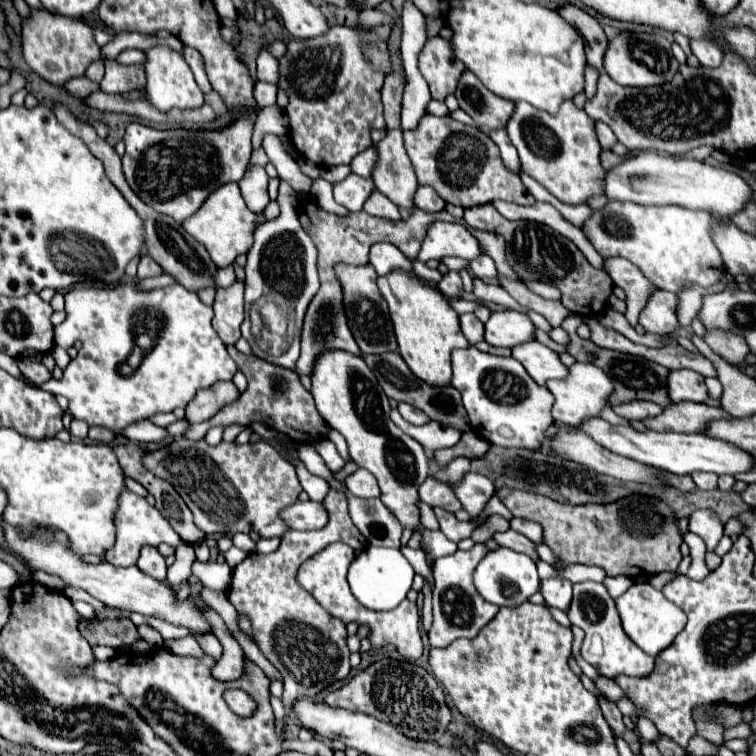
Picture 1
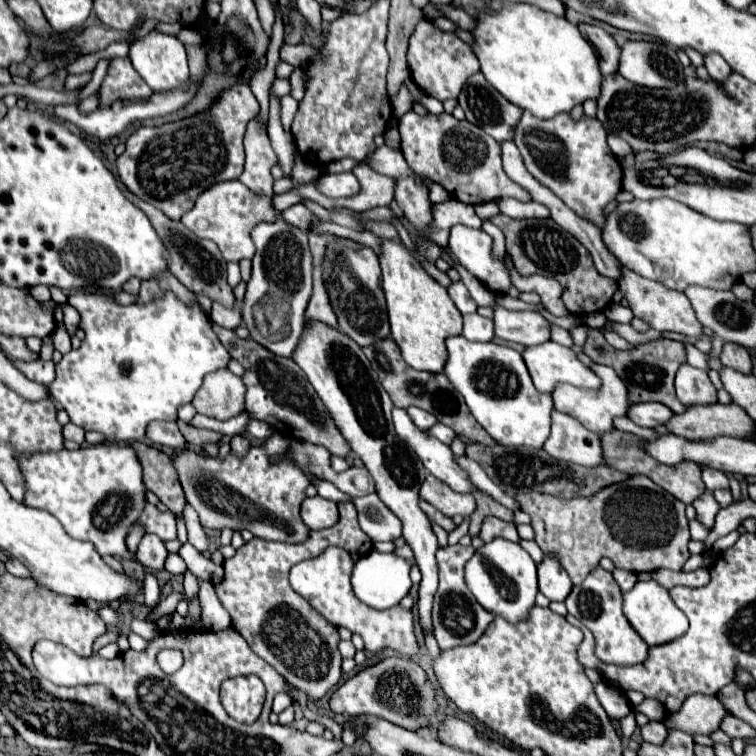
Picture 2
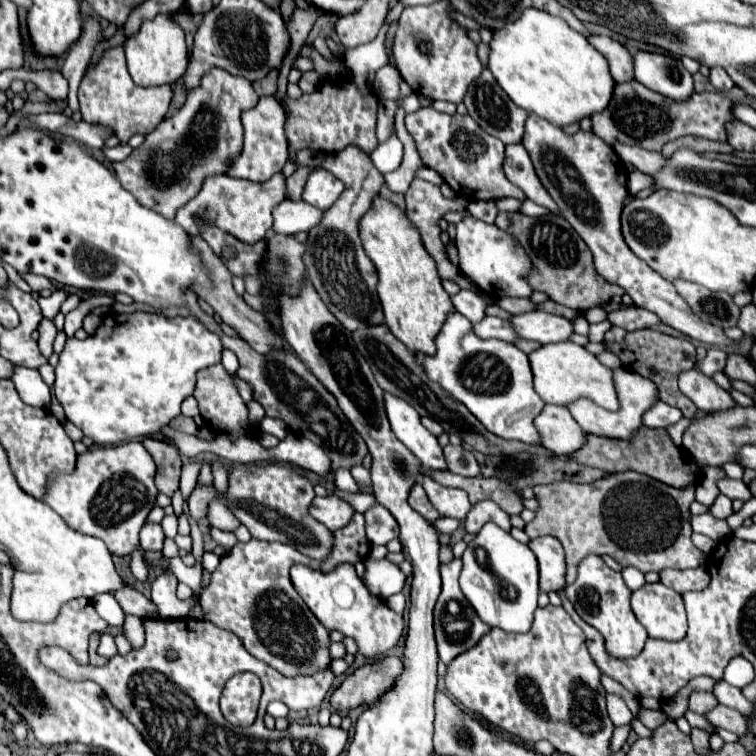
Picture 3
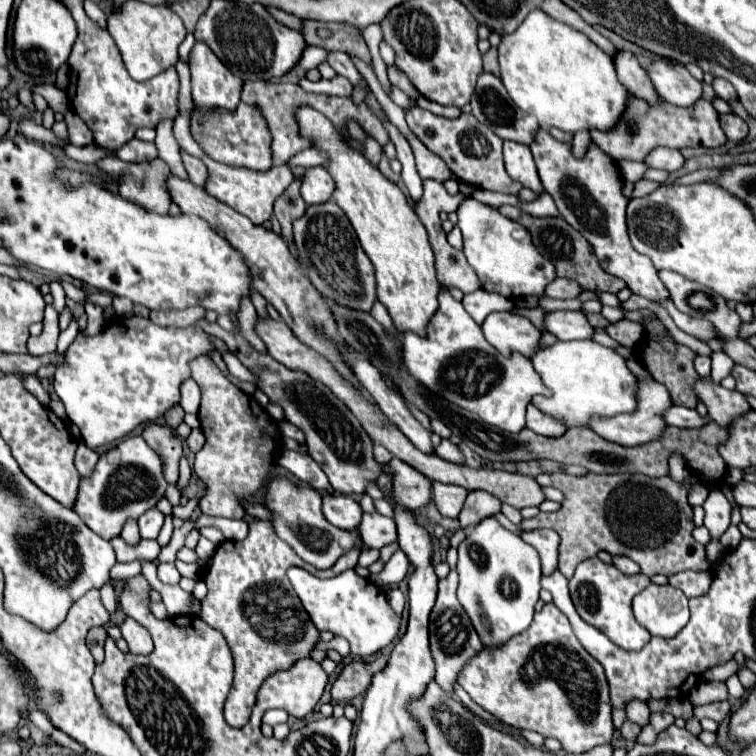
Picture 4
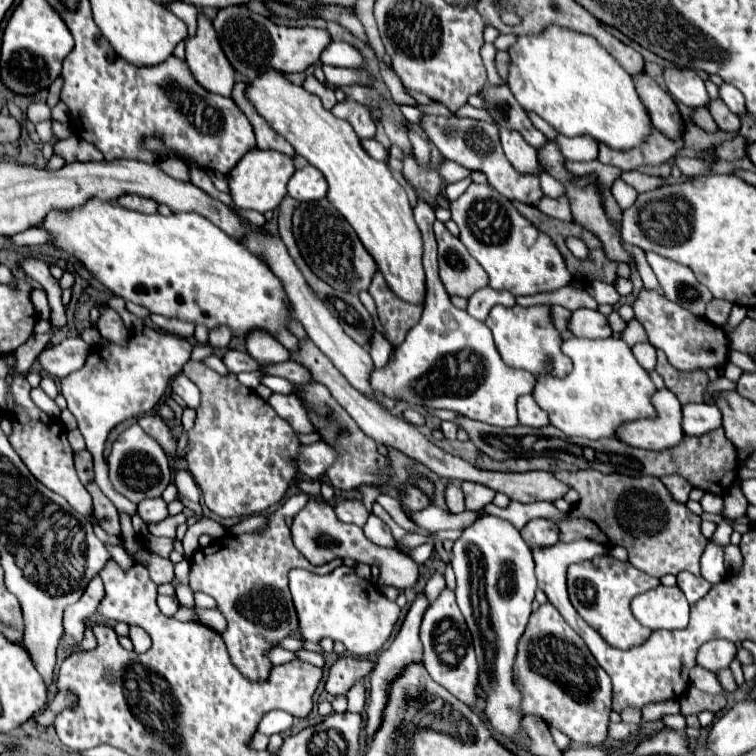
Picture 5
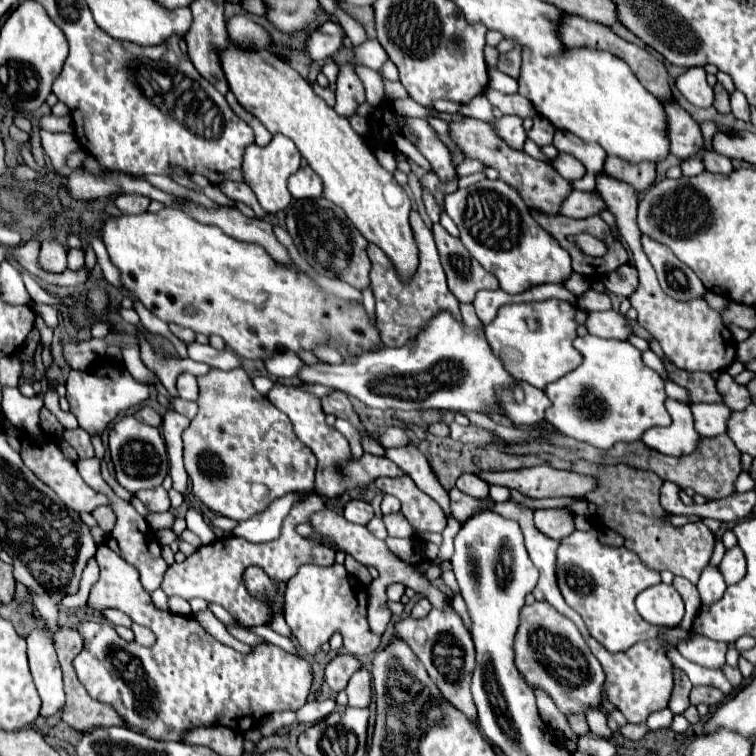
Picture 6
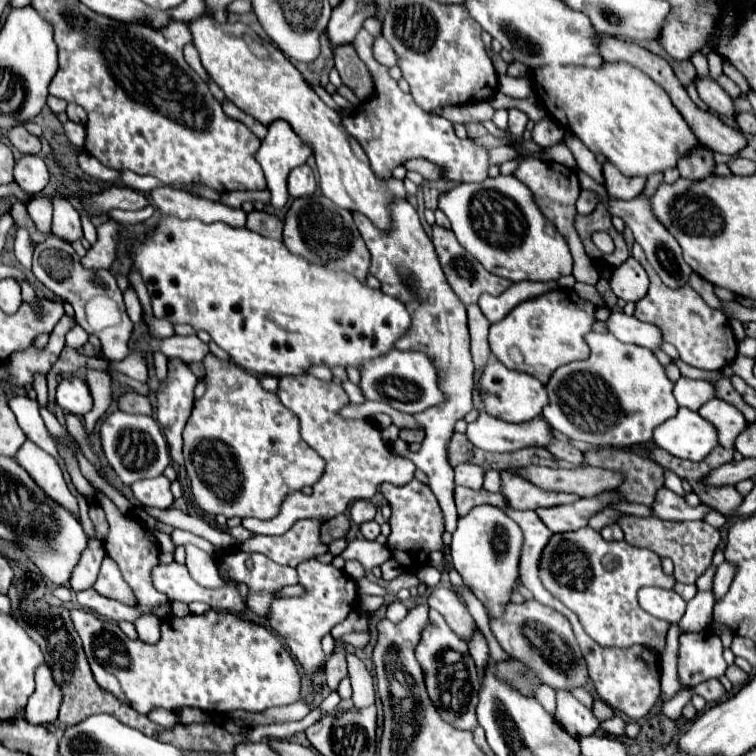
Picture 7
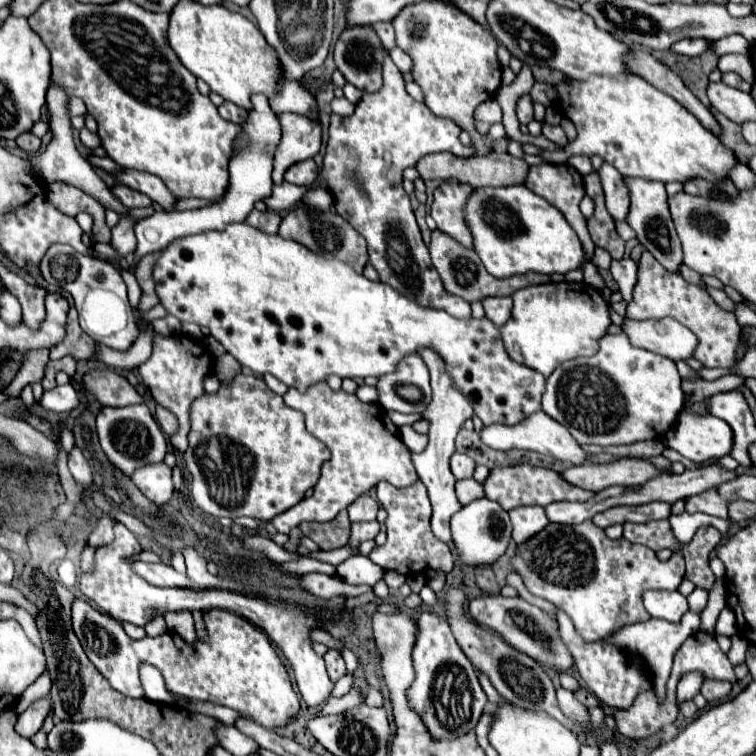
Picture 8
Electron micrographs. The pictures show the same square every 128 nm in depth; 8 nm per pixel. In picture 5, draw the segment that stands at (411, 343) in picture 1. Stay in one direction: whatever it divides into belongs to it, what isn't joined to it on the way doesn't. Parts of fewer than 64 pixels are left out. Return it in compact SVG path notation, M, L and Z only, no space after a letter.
M260 72L256 80L246 82L246 98L256 112L284 136L296 154L304 156L318 168L328 182L330 204L356 230L360 242L376 260L388 286L406 302L420 304L424 300L426 276L422 268L422 238L412 216L406 190L394 180L390 168L366 154L354 128L326 110L318 96L290 82L284 72Z

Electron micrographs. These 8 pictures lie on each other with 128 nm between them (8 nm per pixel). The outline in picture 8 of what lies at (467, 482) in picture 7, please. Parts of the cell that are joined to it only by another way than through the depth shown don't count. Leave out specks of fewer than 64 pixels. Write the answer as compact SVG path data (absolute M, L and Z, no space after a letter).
M454 452L452 458L450 458L450 466L452 466L452 474L456 476L456 480L462 480L462 478L472 478L472 472L474 472L474 460L466 454L460 454L460 452Z

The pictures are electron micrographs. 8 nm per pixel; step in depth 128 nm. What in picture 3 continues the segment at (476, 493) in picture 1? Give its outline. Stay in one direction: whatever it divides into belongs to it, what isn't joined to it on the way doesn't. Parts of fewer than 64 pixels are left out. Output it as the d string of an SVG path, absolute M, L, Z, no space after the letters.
M384 392L384 406L394 434L404 442L404 446L422 462L426 468L444 470L446 462L442 456L442 448L420 422L420 414L400 396Z

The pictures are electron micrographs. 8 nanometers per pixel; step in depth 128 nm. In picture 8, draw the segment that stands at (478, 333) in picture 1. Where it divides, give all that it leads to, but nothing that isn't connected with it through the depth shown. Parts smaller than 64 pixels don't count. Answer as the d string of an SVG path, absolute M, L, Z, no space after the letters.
M548 282L520 288L512 294L512 318L500 328L504 348L512 360L542 372L546 378L562 362L578 356L594 356L600 338L608 332L610 306L602 292L578 282Z

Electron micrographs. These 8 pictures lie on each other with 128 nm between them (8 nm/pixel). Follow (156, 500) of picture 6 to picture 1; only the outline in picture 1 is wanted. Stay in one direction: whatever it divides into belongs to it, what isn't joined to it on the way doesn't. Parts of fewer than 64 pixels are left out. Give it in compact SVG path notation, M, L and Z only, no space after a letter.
M144 546L142 550L140 550L140 558L138 558L138 568L144 572L144 574L148 574L148 576L152 576L152 578L156 578L156 580L166 580L166 560L164 560L164 556L158 552L158 548L154 548L154 546Z

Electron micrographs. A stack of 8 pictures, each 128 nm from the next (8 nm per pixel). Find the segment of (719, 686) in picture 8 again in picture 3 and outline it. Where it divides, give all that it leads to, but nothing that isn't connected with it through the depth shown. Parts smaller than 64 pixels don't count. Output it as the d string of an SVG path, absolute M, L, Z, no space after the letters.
M718 704L718 706L712 708L710 712L706 712L704 718L706 718L712 726L730 730L730 732L734 732L734 734L738 734L738 736L742 736L742 734L746 732L746 720L744 720L744 716L742 716L738 710L732 710L732 708L728 708L728 706Z

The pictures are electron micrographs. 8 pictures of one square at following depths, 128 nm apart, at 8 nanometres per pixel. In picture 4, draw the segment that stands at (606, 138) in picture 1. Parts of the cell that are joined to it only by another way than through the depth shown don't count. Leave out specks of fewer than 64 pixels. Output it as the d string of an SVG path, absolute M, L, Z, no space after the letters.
M654 148L654 152L650 152L650 156L644 162L650 168L662 168L662 170L668 170L668 172L676 172L684 166L684 156L678 150Z

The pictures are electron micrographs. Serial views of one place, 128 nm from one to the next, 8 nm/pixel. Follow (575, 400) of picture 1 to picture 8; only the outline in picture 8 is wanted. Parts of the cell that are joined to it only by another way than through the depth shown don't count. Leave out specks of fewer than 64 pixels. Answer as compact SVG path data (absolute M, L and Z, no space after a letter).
M682 412L676 426L664 436L664 446L680 452L688 460L712 460L730 454L732 428L716 416L694 416Z

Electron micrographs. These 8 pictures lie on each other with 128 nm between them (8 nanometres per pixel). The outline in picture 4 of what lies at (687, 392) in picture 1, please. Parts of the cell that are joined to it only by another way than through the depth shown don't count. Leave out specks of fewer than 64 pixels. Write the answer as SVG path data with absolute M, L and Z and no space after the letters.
M698 380L694 384L694 392L698 400L706 404L712 420L724 428L728 428L734 420L752 410L744 394L736 390L726 390L724 386L714 384L712 380Z

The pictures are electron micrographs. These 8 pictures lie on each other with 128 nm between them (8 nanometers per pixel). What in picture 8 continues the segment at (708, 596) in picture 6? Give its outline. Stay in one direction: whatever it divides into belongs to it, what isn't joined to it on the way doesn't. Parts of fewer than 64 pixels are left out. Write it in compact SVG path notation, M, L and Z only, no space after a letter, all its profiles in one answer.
M688 612L688 616L684 616L684 620L680 620L680 624L672 624L672 622L666 622L666 620L648 620L648 622L636 622L636 624L628 624L628 626L622 626L620 632L616 630L612 636L604 638L604 642L612 644L612 646L618 646L622 650L628 650L632 654L642 654L644 660L648 662L648 668L650 668L650 676L652 676L652 682L654 682L654 688L656 688L656 694L660 698L664 698L664 686L666 686L666 680L670 676L670 670L672 670L672 658L676 654L676 650L680 648L680 644L694 632L698 632L700 628L700 616L698 614L692 614Z

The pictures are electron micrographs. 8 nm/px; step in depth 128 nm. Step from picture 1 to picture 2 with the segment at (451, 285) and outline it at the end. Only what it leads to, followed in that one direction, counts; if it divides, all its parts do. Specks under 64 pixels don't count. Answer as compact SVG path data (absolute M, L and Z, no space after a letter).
M454 282L450 288L448 288L448 294L452 298L452 302L456 304L456 308L460 310L460 314L474 314L476 312L476 302L472 300L470 292L466 290L466 286L462 282Z

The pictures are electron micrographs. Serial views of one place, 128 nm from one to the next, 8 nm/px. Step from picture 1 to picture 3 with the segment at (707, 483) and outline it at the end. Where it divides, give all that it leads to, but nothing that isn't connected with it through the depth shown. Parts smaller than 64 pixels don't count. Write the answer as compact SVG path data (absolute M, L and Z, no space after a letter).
M724 478L724 480L718 482L718 488L720 488L720 492L722 492L724 496L728 496L730 500L742 500L742 502L746 502L746 500L752 498L750 488L748 488L742 480Z

